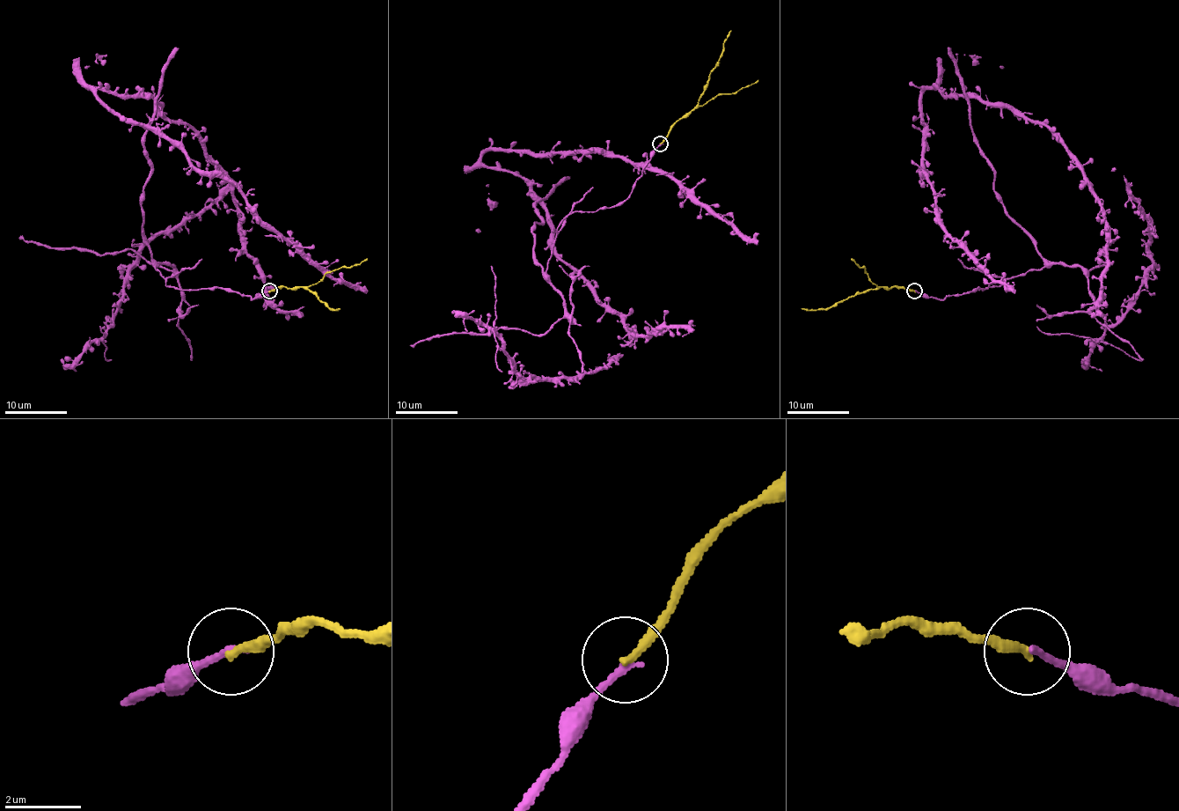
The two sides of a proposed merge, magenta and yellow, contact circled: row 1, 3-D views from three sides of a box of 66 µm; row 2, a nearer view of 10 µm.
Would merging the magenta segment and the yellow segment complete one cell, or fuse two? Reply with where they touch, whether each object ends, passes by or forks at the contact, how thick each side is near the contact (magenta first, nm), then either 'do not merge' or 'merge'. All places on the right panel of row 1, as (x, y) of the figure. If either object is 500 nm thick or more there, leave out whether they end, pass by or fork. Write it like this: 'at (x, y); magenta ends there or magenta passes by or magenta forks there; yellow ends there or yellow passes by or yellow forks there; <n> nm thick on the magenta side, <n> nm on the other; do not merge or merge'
at (914, 291); magenta ends there; yellow ends there; 190 nm thick on the magenta side, 240 nm on the other; merge

